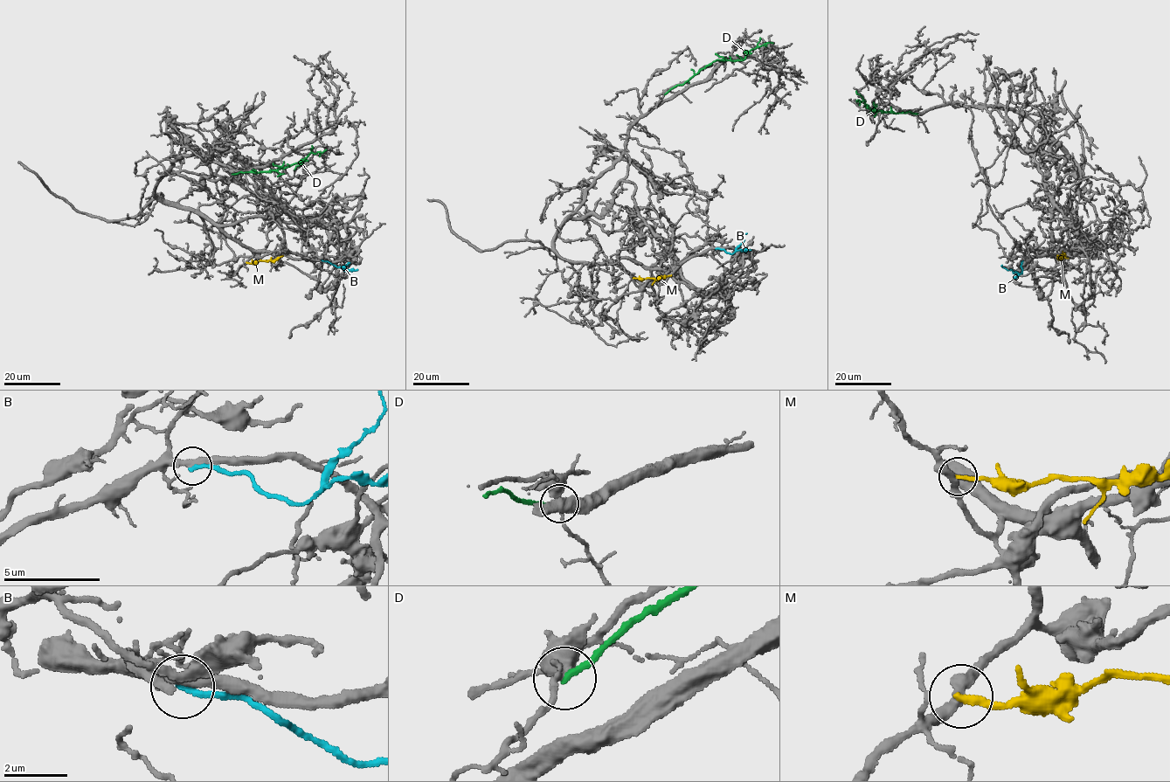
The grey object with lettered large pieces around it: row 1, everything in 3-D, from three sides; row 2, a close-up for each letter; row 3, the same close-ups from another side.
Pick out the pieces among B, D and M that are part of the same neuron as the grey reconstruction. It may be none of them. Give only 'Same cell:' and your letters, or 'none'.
Same cell: none

